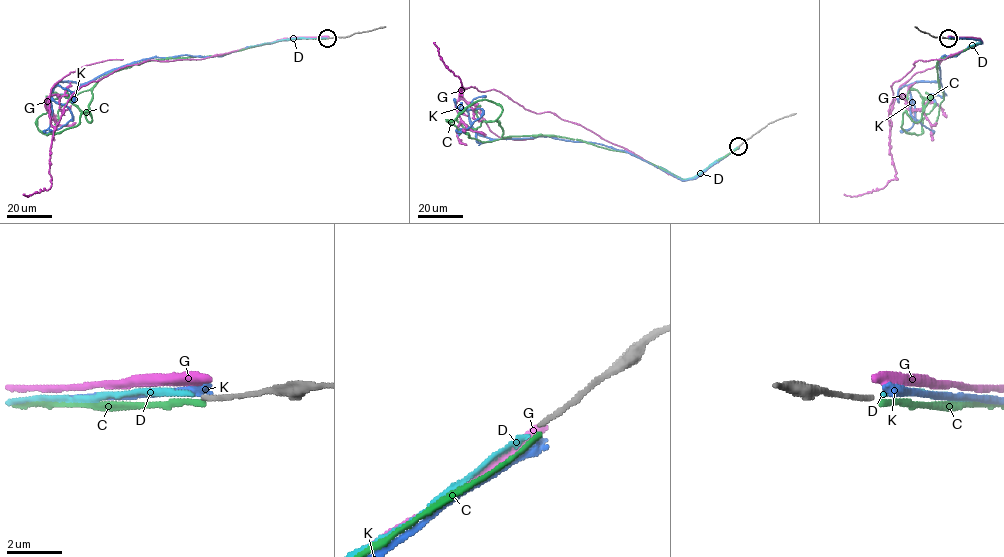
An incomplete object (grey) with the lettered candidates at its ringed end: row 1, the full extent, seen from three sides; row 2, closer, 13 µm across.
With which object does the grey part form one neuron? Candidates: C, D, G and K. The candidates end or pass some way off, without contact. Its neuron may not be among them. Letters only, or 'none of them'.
D

